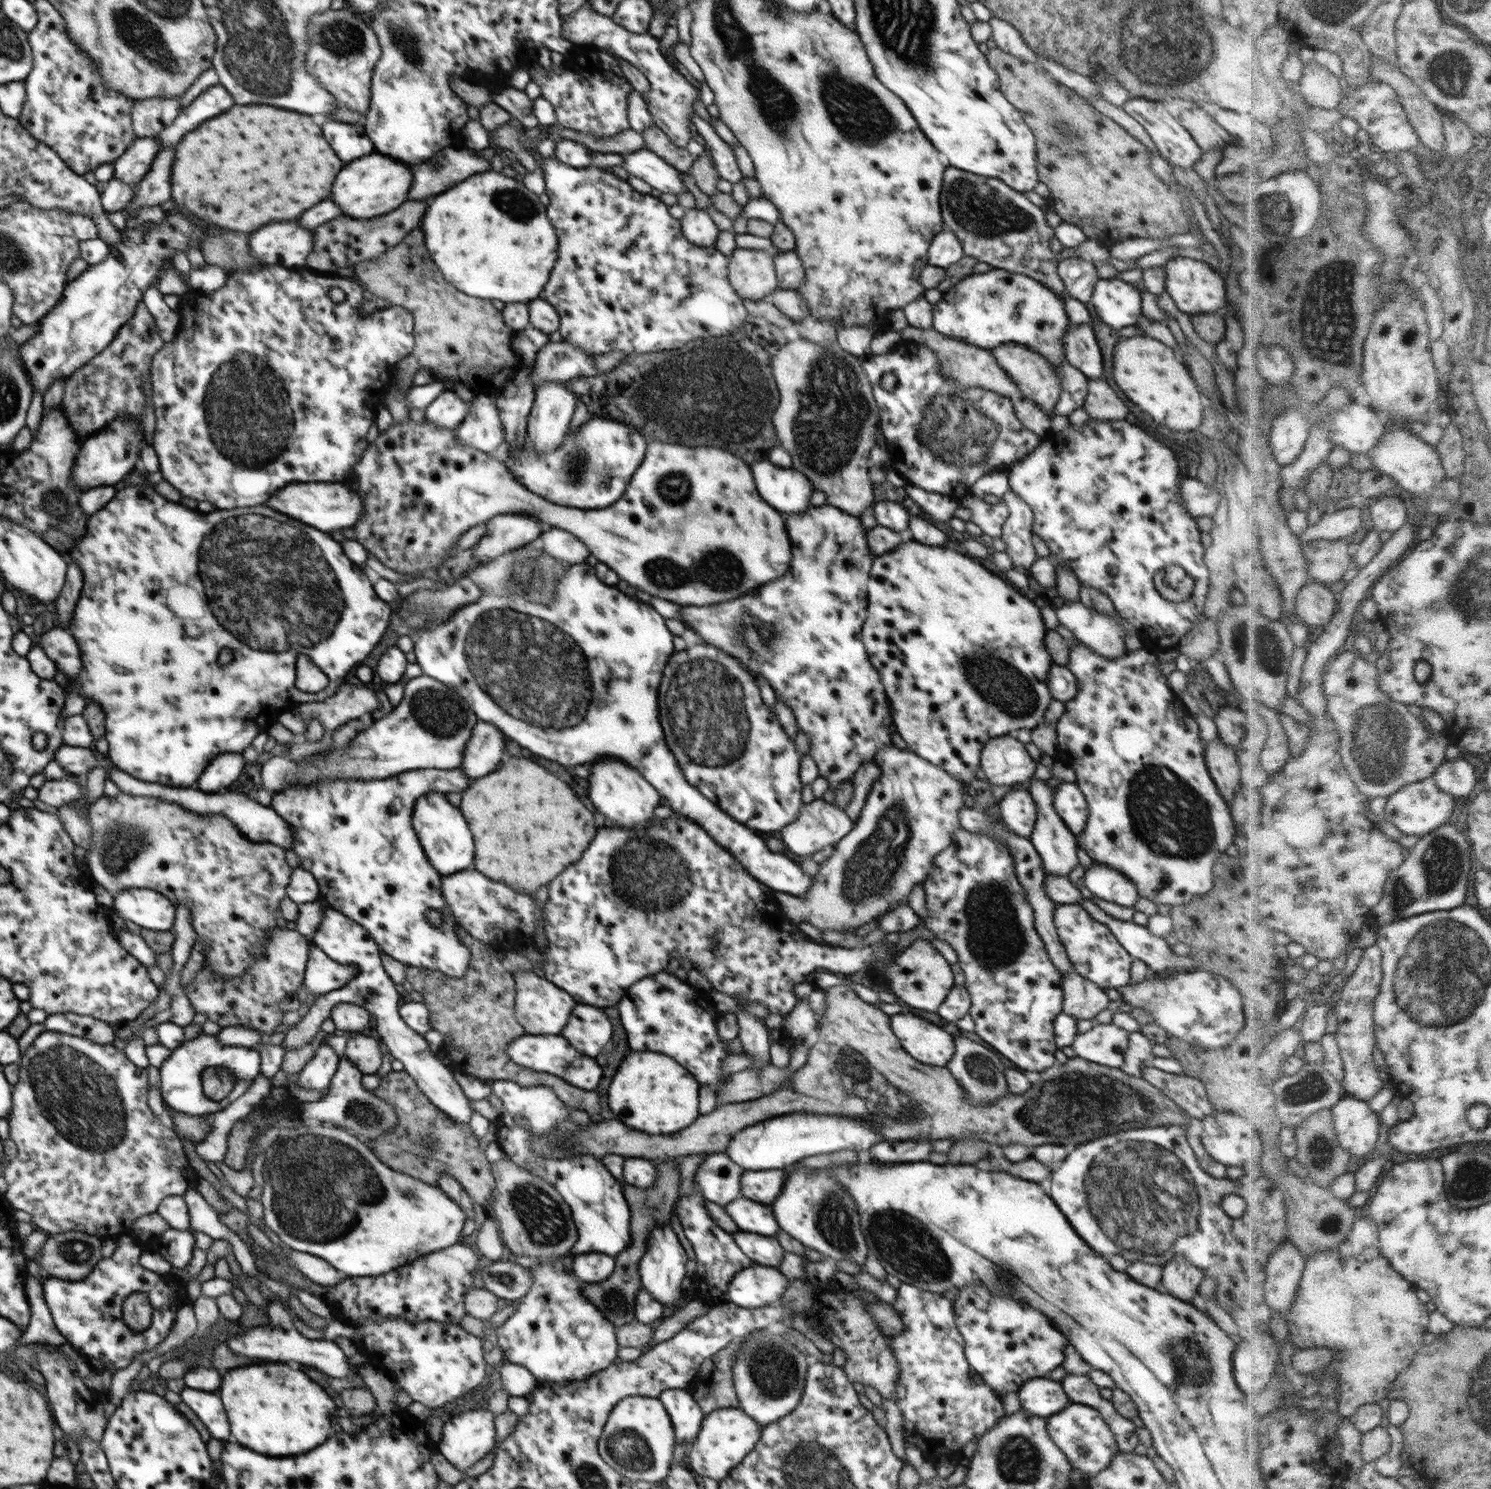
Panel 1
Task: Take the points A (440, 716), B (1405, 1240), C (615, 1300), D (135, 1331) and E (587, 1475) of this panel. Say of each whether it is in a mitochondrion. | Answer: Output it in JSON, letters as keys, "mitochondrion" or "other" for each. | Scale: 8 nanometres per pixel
{"A":"mitochondrion","B":"other","C":"mitochondrion","D":"other","E":"mitochondrion"}

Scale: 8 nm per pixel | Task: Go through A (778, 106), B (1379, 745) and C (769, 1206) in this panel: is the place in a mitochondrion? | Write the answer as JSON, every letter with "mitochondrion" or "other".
{"A":"mitochondrion","B":"mitochondrion","C":"other"}

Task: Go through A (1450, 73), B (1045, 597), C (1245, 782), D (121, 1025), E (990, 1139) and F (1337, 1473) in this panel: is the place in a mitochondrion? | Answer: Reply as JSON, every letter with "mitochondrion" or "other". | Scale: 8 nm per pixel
{"A":"mitochondrion","B":"other","C":"other","D":"other","E":"other","F":"other"}

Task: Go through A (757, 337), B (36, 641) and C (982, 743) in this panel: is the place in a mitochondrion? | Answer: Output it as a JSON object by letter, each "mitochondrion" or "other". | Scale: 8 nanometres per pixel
{"A":"mitochondrion","B":"other","C":"other"}

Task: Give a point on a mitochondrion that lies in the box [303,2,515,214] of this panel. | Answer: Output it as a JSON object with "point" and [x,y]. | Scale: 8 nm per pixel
{"point":[341,39]}

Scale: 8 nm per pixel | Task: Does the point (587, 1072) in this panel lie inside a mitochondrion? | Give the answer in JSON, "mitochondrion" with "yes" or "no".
{"mitochondrion":"no"}

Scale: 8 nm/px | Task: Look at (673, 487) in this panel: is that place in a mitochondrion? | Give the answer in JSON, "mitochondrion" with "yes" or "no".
{"mitochondrion":"yes"}

